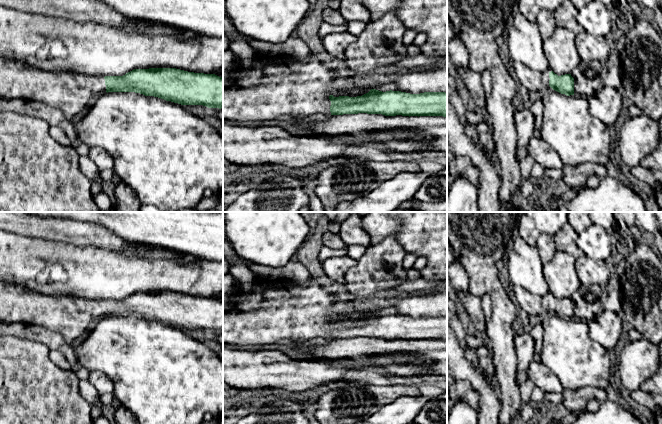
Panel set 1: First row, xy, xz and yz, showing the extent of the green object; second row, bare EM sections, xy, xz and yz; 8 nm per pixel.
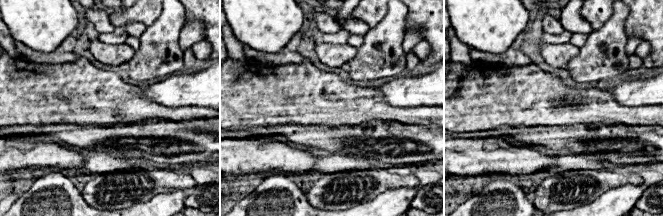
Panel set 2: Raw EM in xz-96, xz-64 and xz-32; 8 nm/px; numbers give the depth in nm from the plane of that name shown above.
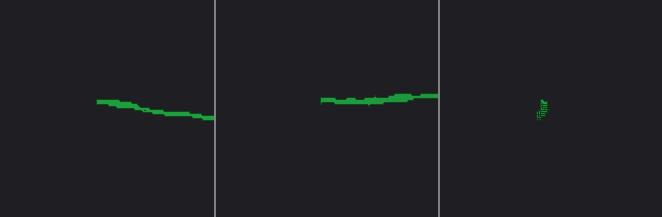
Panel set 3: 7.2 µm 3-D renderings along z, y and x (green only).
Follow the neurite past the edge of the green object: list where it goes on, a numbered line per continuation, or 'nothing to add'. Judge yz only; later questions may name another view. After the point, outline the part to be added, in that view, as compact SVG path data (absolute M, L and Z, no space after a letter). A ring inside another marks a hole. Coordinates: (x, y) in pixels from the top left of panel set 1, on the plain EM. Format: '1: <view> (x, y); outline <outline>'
1: yz (535, 306); outline M513 286L512 290L520 307L530 316L541 319L545 315L553 314L549 310L549 297L552 295L550 292L541 299L520 286Z

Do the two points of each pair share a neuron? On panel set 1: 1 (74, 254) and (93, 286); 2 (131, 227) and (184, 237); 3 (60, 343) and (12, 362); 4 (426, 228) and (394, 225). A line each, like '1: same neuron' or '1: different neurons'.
1: same neuron
2: same neuron
3: different neurons
4: same neuron

